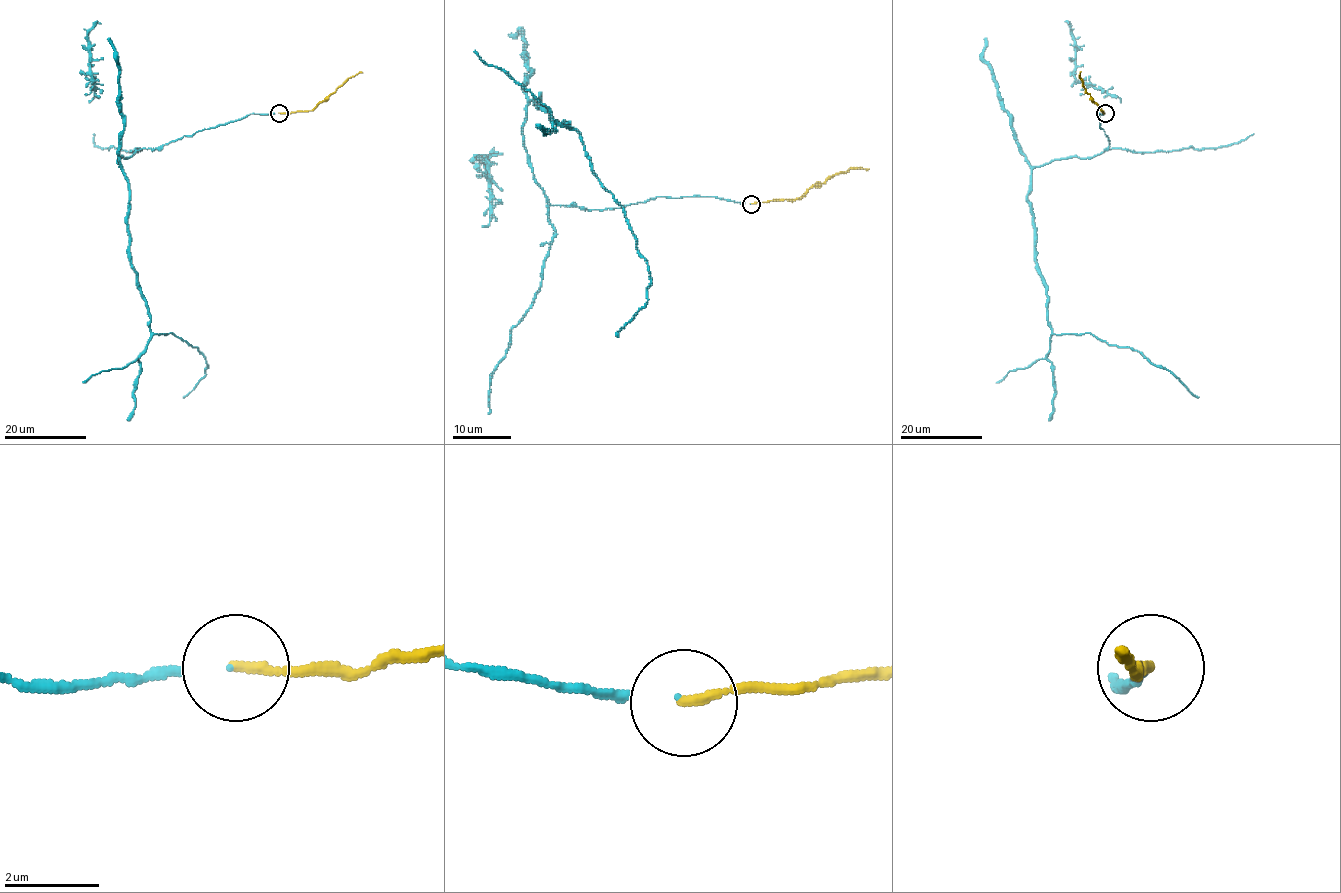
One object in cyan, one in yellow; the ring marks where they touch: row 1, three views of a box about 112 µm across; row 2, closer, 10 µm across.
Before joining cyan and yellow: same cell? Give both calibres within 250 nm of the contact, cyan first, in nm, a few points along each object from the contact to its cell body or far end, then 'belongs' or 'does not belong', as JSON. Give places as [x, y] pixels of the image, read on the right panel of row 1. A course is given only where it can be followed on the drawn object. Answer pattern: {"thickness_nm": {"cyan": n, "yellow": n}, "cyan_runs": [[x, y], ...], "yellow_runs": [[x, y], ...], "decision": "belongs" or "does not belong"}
{"thickness_nm": {"cyan": 20, "yellow": 200}, "cyan_runs": [[1104, 113], [1099, 127], [1108, 135], [1105, 149], [1032, 170], [1028, 203], [1050, 329], [1136, 349], [1199, 397]], "yellow_runs": [[1104, 113], [1086, 91], [1080, 73]], "decision": "belongs"}

